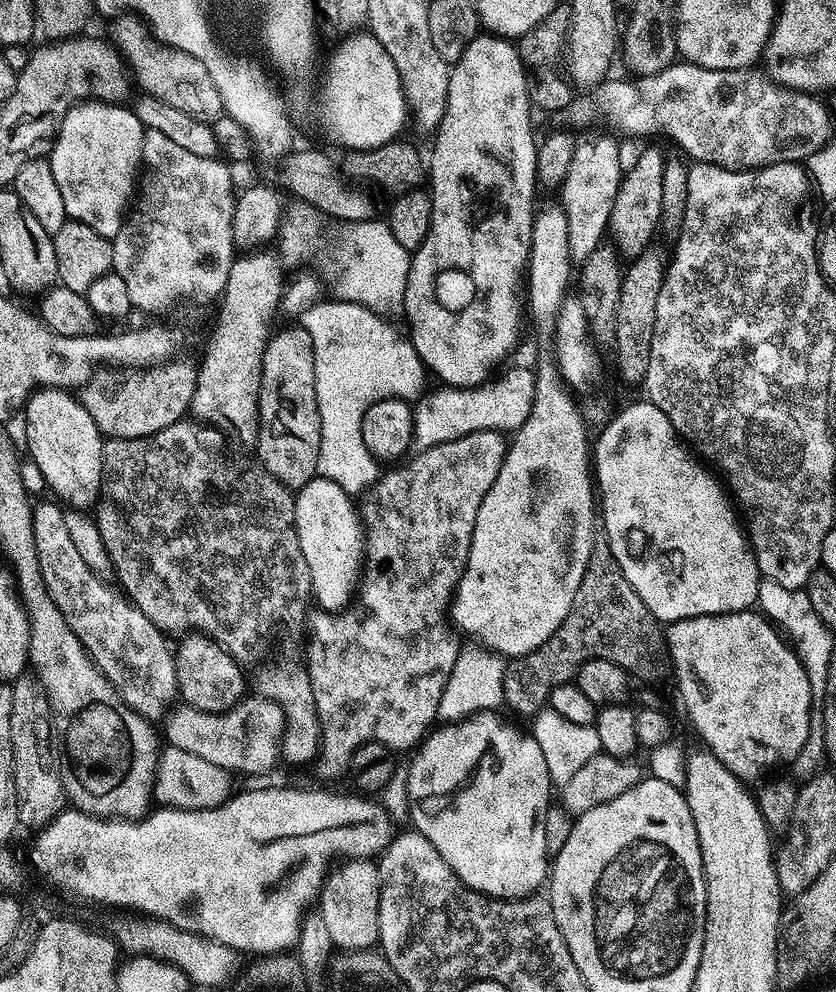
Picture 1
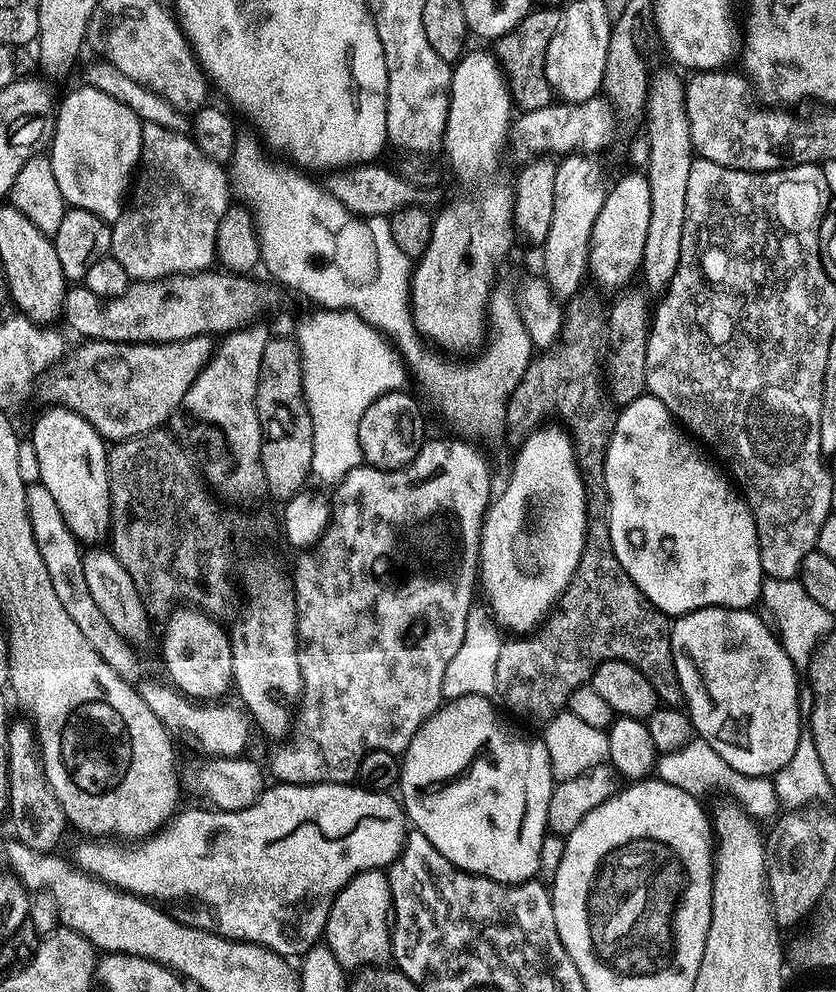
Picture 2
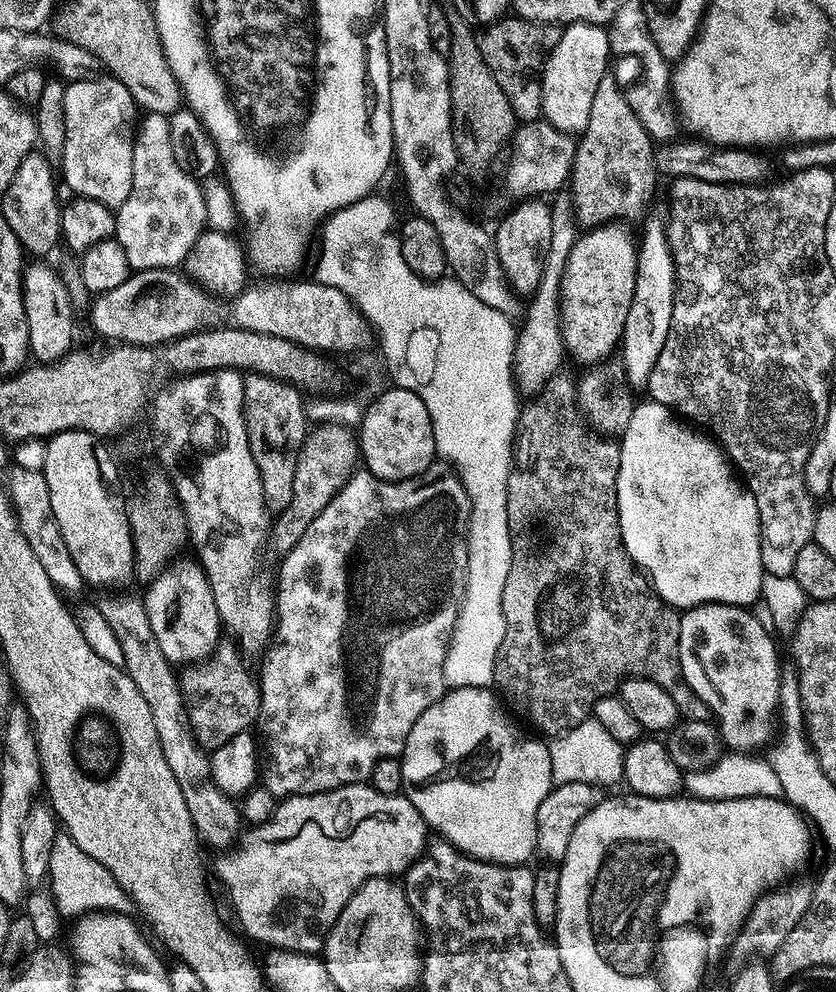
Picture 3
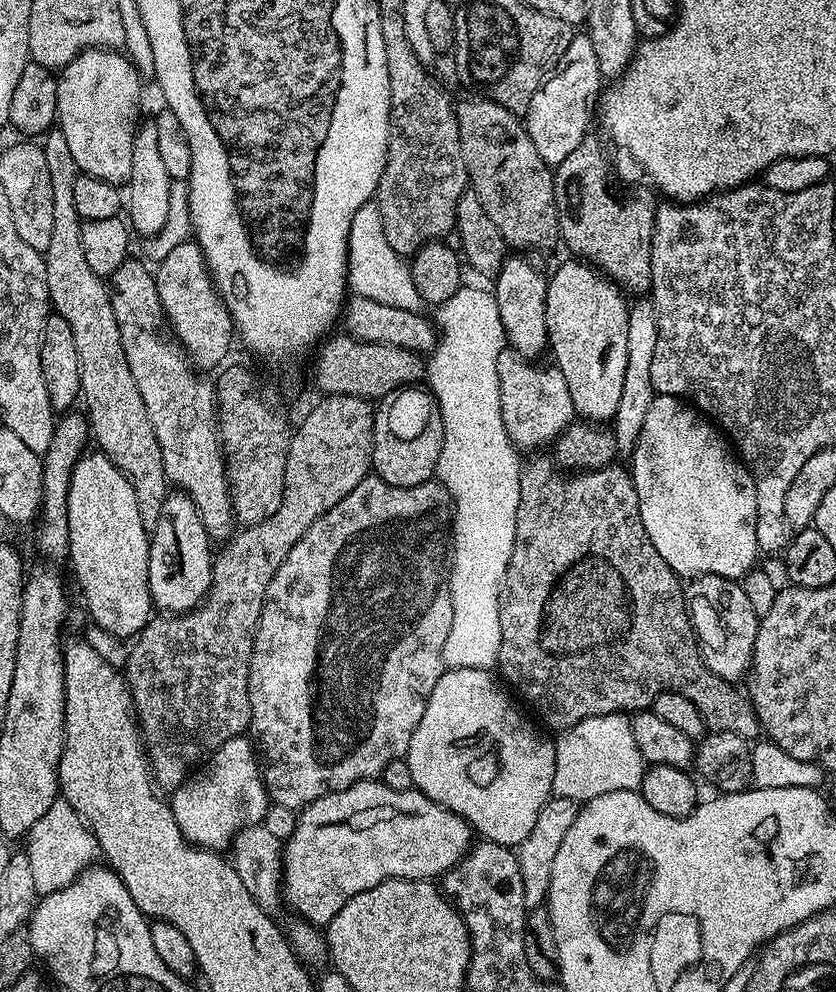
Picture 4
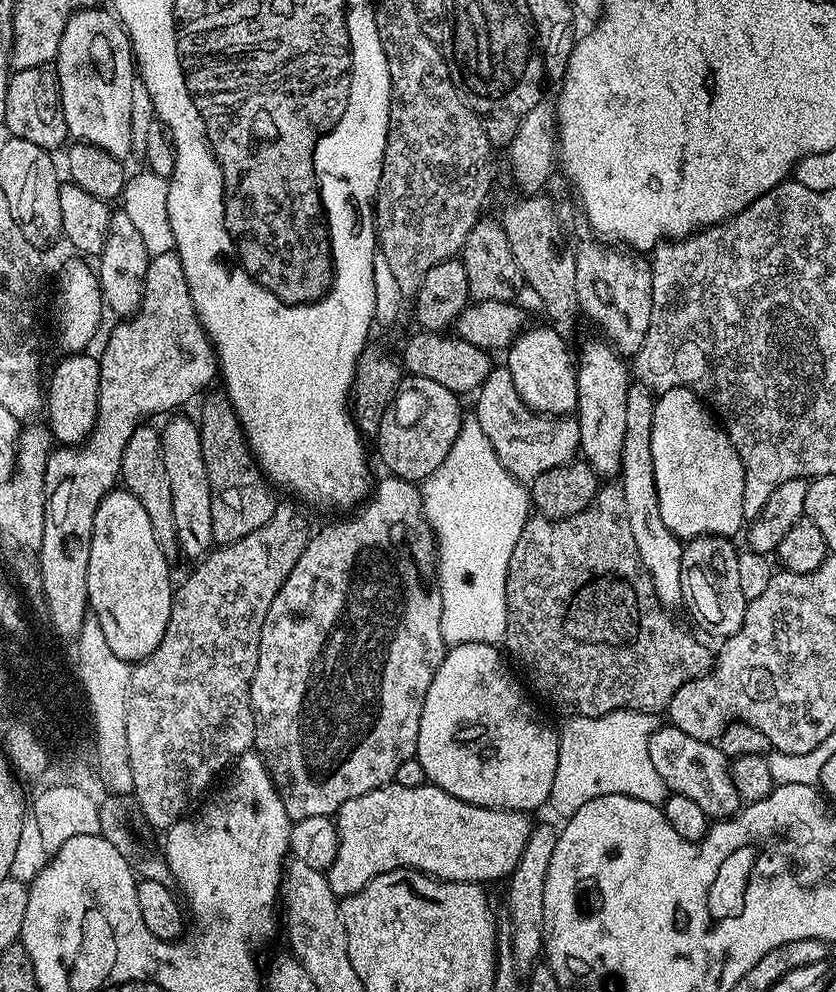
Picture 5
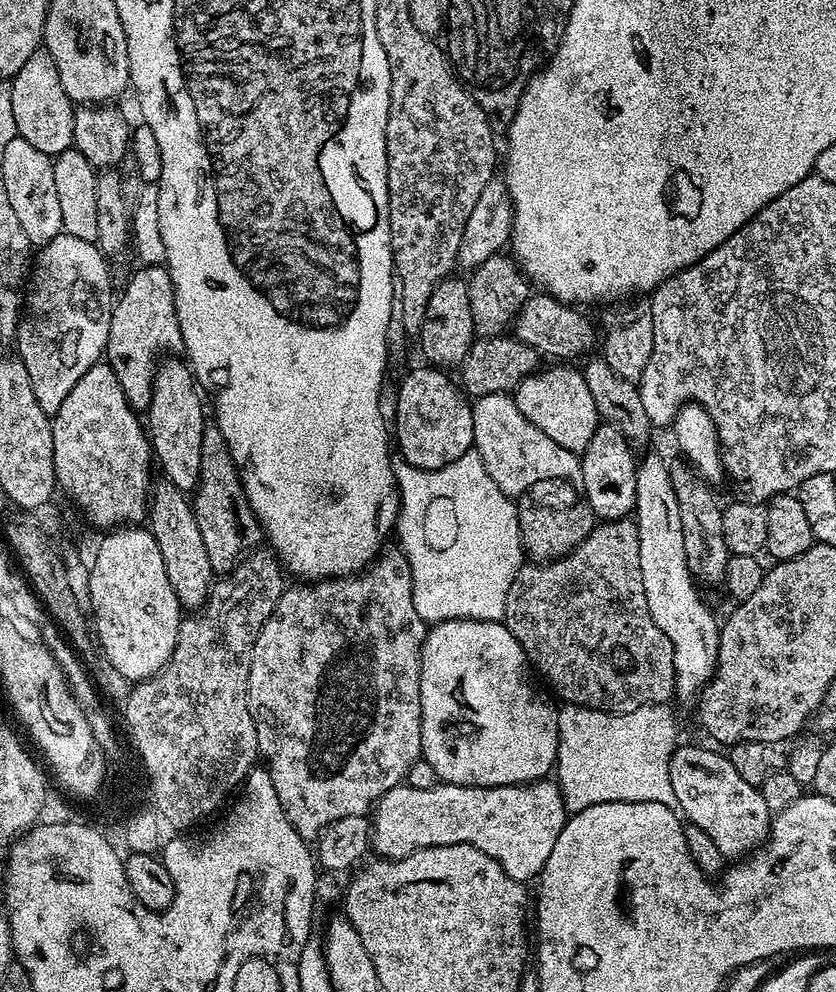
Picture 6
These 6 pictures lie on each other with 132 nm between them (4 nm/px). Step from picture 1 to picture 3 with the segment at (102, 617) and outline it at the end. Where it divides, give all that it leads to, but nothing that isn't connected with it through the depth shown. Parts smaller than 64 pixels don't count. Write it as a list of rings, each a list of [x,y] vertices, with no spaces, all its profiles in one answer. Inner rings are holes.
[[[16,466],[7,473],[6,479],[8,499],[12,501],[12,507],[16,510],[22,534],[26,534],[26,542],[30,542],[30,550],[34,550],[38,563],[42,565],[42,570],[46,570],[50,582],[65,593],[81,588],[78,566],[74,558],[70,558],[70,550],[62,538],[62,530],[58,530],[58,522],[50,510],[50,486],[46,486],[43,471],[35,472]]]

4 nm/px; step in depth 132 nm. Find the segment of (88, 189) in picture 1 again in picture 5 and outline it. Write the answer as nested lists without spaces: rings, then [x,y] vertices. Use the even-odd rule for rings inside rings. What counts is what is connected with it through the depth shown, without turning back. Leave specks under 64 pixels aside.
[[[103,7],[82,8],[74,13],[66,22],[66,30],[62,30],[62,42],[58,46],[54,67],[60,79],[62,110],[66,114],[69,137],[82,144],[93,144],[96,148],[106,150],[106,154],[111,156],[127,157],[132,150],[130,105],[138,69],[132,55],[132,42],[120,21]]]

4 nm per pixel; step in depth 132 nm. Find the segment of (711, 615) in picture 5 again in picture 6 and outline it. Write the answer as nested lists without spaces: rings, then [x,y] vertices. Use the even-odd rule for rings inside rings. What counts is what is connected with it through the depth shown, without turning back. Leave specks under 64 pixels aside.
[[[673,463],[670,471],[672,489],[678,498],[678,518],[682,518],[682,542],[686,546],[686,566],[693,581],[701,585],[702,583],[719,585],[724,580],[724,572],[727,570],[730,557],[726,538],[722,534],[724,508],[716,505],[716,496],[708,489],[711,487],[705,486],[683,463],[680,464]]]

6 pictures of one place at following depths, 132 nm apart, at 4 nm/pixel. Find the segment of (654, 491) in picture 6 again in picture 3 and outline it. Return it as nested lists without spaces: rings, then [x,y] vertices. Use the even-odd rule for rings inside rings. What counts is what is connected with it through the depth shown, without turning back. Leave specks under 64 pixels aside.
[[[649,215],[643,221],[644,233],[638,236],[636,249],[636,277],[634,278],[634,302],[630,302],[630,314],[626,314],[624,338],[618,349],[624,365],[628,387],[633,390],[647,389],[650,370],[666,346],[666,334],[670,334],[670,318],[674,314],[676,293],[676,267],[668,246],[668,233],[663,219]]]

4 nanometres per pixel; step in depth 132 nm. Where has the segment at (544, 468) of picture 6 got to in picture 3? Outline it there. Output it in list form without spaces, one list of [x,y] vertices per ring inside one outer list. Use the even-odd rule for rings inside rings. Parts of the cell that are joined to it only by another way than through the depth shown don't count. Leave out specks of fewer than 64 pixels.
[[[560,194],[551,201],[552,229],[550,250],[546,254],[542,282],[538,282],[536,295],[527,301],[522,323],[516,333],[516,345],[512,354],[512,379],[521,397],[532,398],[546,386],[551,376],[561,371],[560,363],[566,360],[564,339],[560,330],[560,278],[578,235],[578,225],[572,215],[572,202],[567,195]]]

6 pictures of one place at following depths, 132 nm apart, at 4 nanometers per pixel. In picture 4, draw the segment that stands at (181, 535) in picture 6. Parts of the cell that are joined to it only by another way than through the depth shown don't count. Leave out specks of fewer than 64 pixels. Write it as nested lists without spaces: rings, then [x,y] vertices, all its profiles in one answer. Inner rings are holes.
[[[53,126],[44,133],[42,147],[46,154],[46,166],[50,170],[50,190],[54,190],[54,222],[50,233],[50,246],[43,252],[46,266],[46,286],[48,298],[55,315],[66,318],[70,326],[70,334],[74,338],[74,346],[78,350],[80,363],[80,395],[82,404],[88,407],[86,419],[90,425],[90,436],[95,447],[114,462],[114,466],[128,477],[134,486],[138,498],[138,514],[142,514],[142,522],[146,526],[158,522],[158,514],[162,510],[164,500],[170,495],[168,476],[164,472],[162,450],[158,446],[158,438],[154,434],[154,426],[150,426],[150,414],[146,414],[146,406],[142,402],[142,394],[138,394],[138,386],[134,383],[134,374],[130,374],[130,366],[126,363],[126,350],[122,350],[122,337],[118,334],[118,322],[114,322],[114,306],[107,283],[86,262],[86,254],[82,251],[82,221],[74,206],[74,182],[78,169],[74,157],[70,154],[70,146],[66,142],[66,134],[58,126]]]

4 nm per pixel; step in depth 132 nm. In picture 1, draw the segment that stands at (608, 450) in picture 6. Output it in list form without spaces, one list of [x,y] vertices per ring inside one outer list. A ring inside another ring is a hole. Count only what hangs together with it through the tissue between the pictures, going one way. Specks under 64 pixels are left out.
[[[646,146],[642,150],[642,155],[638,157],[638,162],[630,171],[624,173],[624,179],[620,181],[620,189],[618,190],[618,198],[614,198],[614,210],[612,211],[612,223],[610,225],[611,235],[616,235],[619,247],[622,249],[625,257],[631,258],[642,254],[642,250],[647,248],[653,241],[652,234],[656,230],[659,222],[662,222],[664,211],[662,210],[662,174],[664,173],[664,165],[666,163],[666,155],[660,148],[652,148]]]

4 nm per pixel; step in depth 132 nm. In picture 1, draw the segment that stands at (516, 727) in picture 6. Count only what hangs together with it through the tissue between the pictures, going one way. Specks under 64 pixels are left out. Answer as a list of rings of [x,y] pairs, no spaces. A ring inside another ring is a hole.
[[[477,713],[474,717],[459,722],[448,722],[437,727],[419,745],[415,751],[416,757],[412,760],[412,766],[406,771],[406,783],[408,785],[408,810],[407,815],[412,816],[411,827],[421,832],[425,838],[442,854],[442,858],[454,870],[454,874],[467,888],[480,892],[483,896],[491,896],[494,900],[523,900],[539,893],[540,883],[547,881],[550,876],[550,854],[546,850],[546,810],[553,799],[554,785],[550,774],[546,770],[546,758],[538,747],[538,742],[530,734],[519,732],[512,724],[507,724],[500,714]]]

